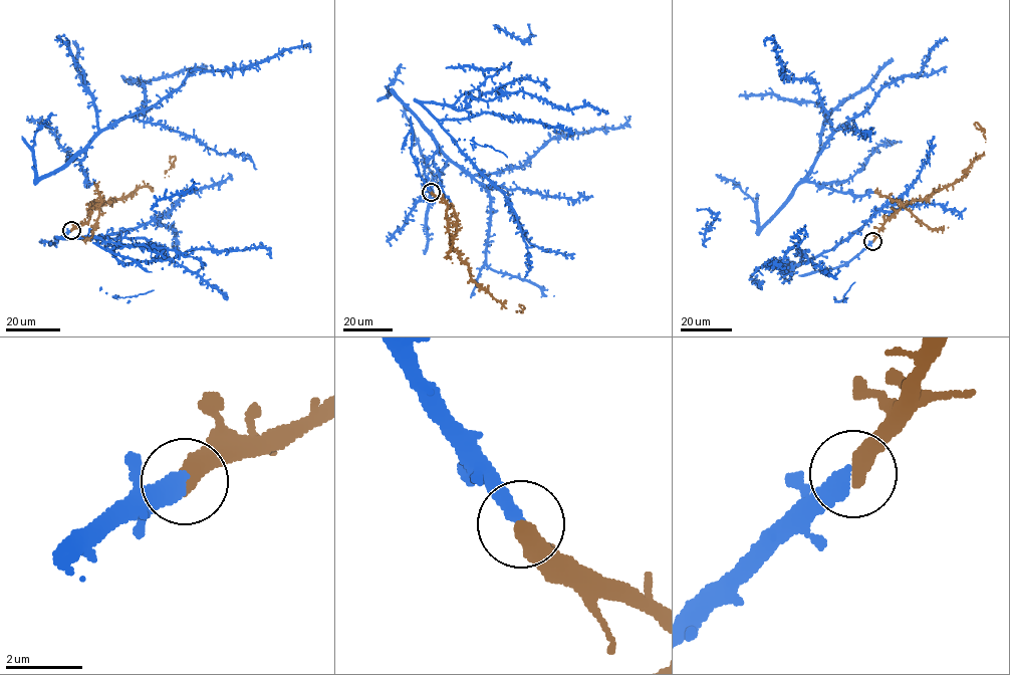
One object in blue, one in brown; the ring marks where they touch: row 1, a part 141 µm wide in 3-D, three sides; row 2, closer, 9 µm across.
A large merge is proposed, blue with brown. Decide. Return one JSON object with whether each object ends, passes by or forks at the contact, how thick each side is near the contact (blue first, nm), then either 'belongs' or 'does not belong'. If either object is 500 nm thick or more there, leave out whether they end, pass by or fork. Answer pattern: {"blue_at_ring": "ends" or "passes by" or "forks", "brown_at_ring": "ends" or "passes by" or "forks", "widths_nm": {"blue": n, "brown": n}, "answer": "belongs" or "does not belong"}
{"blue_at_ring": "ends", "brown_at_ring": "ends", "widths_nm": {"blue": 440, "brown": 480}, "answer": "belongs"}

